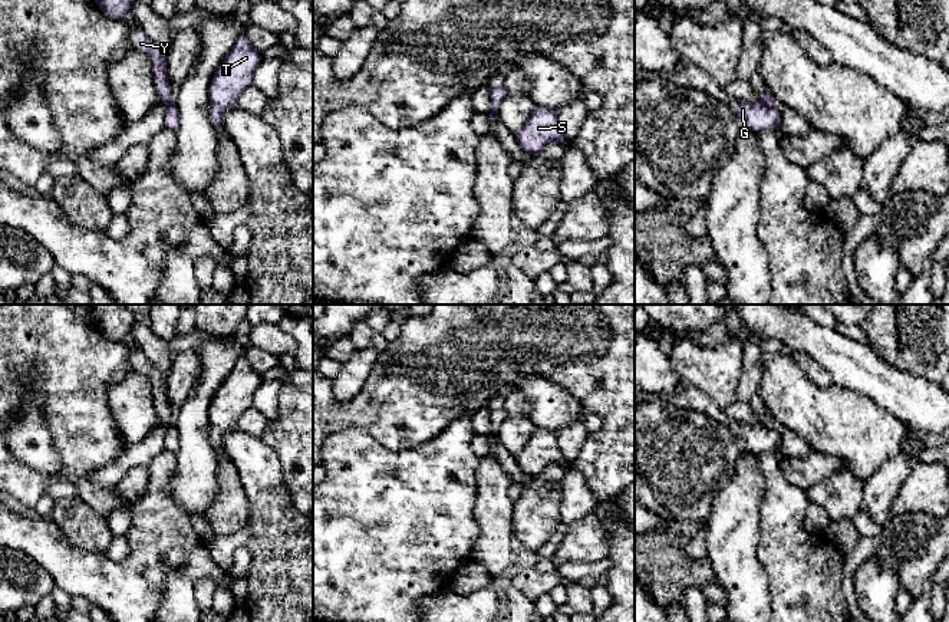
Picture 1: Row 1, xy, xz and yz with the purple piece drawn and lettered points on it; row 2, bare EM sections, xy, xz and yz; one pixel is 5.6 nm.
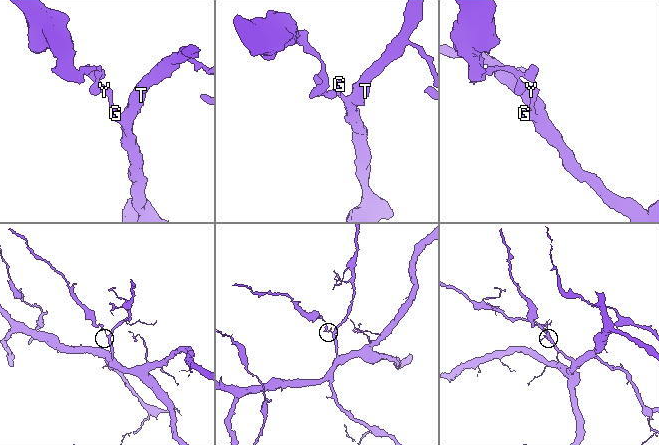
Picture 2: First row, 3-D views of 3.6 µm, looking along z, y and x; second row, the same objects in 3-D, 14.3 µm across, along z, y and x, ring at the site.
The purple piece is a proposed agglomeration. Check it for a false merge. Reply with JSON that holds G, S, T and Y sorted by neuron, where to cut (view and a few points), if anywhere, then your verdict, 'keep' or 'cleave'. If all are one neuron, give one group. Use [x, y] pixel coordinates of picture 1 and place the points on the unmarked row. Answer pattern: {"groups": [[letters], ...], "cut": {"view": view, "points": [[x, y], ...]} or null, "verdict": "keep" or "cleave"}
{"groups": [["G", "S", "T"], ["Y"]], "cut": {"view": "yz", "points": [[760, 424], [775, 430]]}, "verdict": "cleave"}

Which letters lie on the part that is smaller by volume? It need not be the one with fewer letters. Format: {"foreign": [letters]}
{"foreign": ["Y"]}

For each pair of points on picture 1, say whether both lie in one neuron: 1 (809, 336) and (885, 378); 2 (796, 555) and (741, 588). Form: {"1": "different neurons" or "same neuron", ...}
{"1": "same neuron", "2": "different neurons"}

